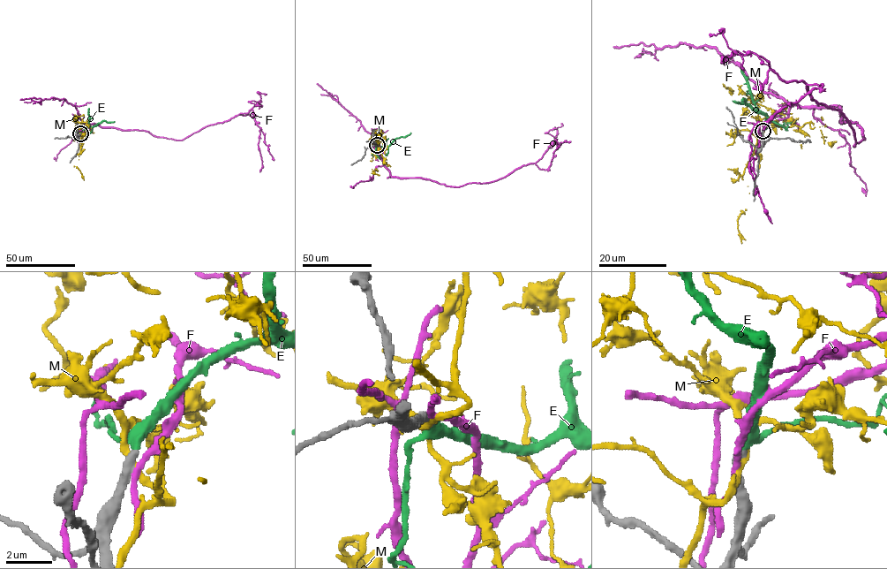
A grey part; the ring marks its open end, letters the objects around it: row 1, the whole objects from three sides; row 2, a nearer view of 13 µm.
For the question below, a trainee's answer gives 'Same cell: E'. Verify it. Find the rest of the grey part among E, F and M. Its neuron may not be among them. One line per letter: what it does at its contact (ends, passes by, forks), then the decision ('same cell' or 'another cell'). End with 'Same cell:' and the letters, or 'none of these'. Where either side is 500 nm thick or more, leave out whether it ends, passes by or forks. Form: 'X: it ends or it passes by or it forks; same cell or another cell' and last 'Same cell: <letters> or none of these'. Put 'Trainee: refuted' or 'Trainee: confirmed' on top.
Trainee: confirmed
E: it passes by; same cell
F: another cell
M: it passes by; another cell
Same cell: E

